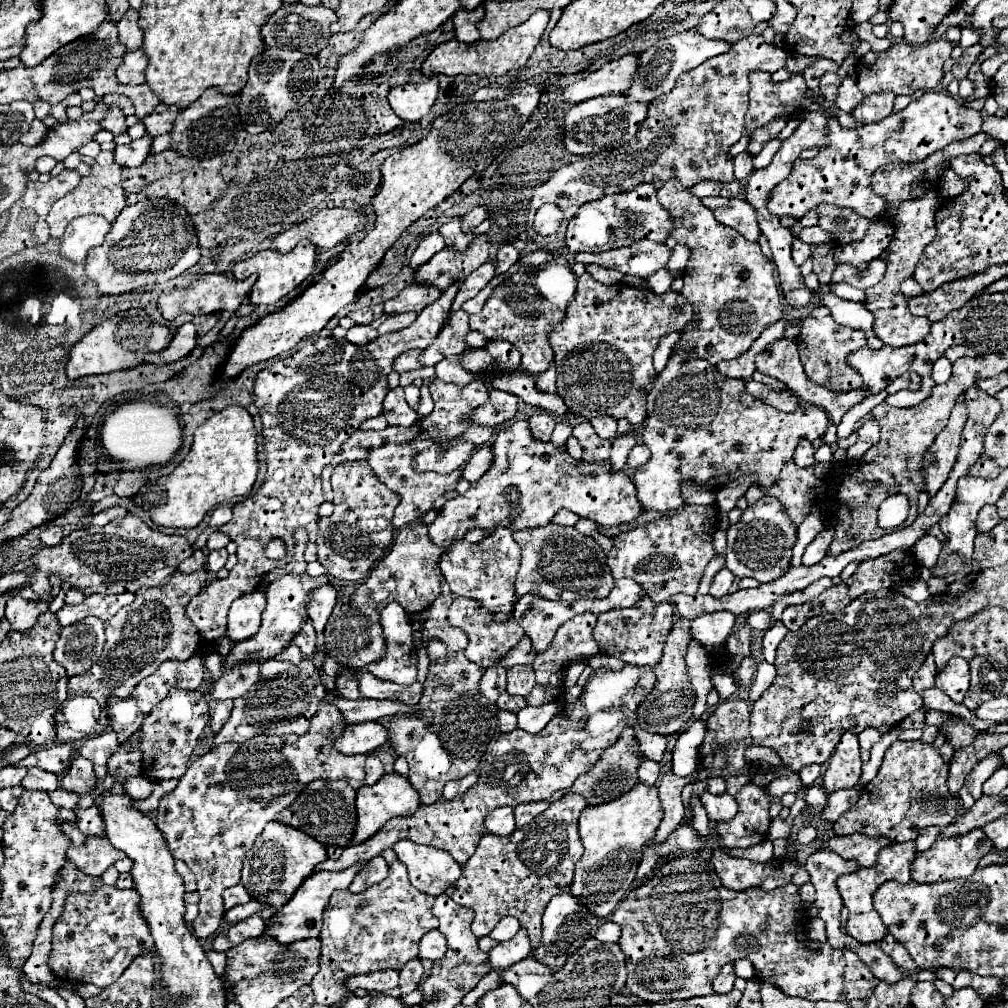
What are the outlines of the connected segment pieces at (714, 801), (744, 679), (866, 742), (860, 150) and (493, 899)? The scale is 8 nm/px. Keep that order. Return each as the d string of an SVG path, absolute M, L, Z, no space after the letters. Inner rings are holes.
M707 792L701 796L701 804L705 806L711 822L725 822L737 814L737 802L727 792L721 796L713 796Z
M745 656L739 670L737 670L737 684L741 688L747 688L751 684L751 678L755 676L755 670L757 670L757 662L753 656Z
M865 728L859 734L859 744L861 744L861 760L867 762L869 760L869 748L881 738L881 732L877 732L877 728Z
M925 92L919 100L913 100L905 110L901 110L897 114L889 114L885 120L861 126L857 130L847 130L847 128L839 126L837 118L835 118L835 112L831 108L825 110L825 116L827 116L827 128L829 128L829 132L827 132L829 144L825 148L821 148L815 158L807 158L807 160L797 158L793 162L793 170L791 170L789 178L783 180L771 192L771 198L769 198L769 204L767 204L767 208L769 208L771 214L791 216L791 218L799 220L811 208L815 208L817 204L827 202L827 204L833 204L833 206L851 208L859 216L865 216L865 218L873 220L879 214L883 214L885 208L887 208L885 200L881 196L877 196L873 192L873 188L871 188L871 176L873 176L873 172L877 172L877 168L881 168L885 164L891 164L891 162L917 164L917 162L929 158L931 152L937 152L937 150L945 148L951 142L975 136L977 132L981 132L981 124L983 124L983 118L981 118L981 114L977 110L961 106L953 96L949 96L945 92Z
M569 792L513 834L485 834L481 838L475 854L461 866L461 878L447 888L447 894L457 904L469 906L475 912L471 928L477 938L487 936L501 918L513 916L527 928L533 948L539 946L541 916L549 900L571 886L575 862L583 854L577 818L585 806L583 796Z

